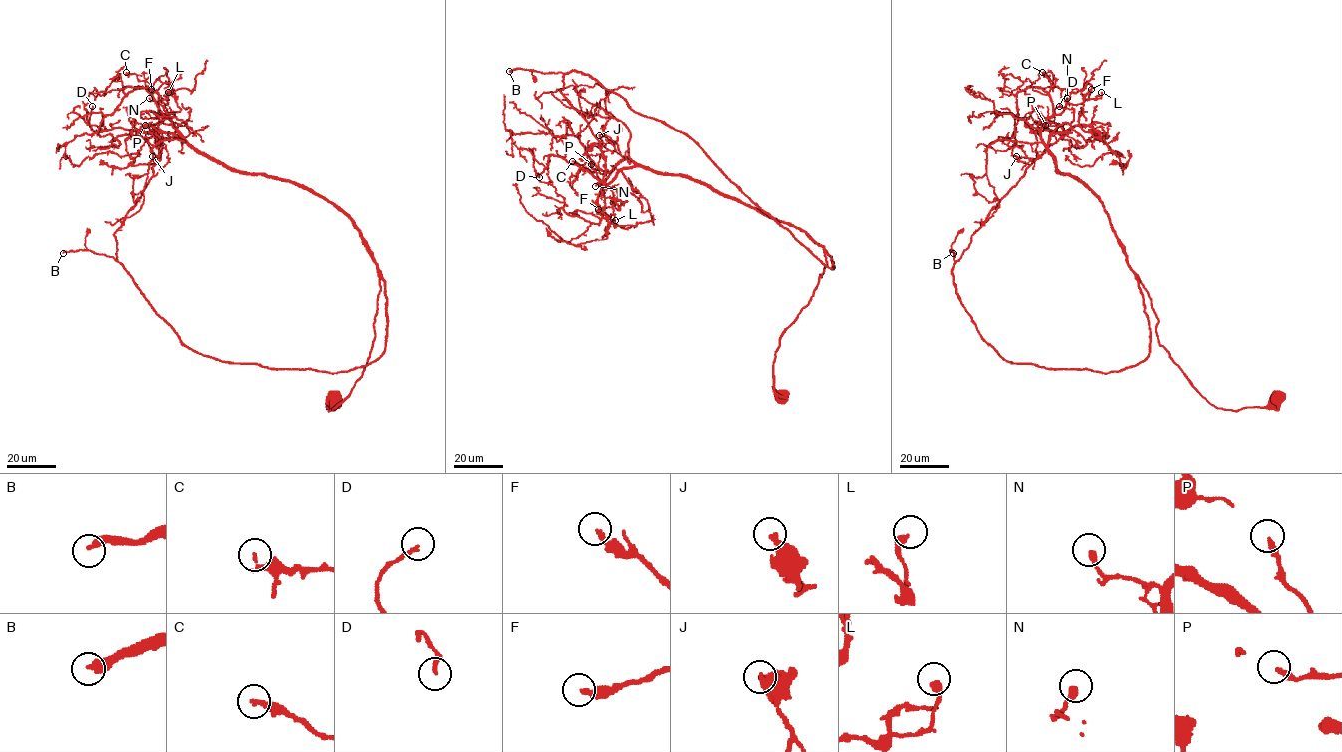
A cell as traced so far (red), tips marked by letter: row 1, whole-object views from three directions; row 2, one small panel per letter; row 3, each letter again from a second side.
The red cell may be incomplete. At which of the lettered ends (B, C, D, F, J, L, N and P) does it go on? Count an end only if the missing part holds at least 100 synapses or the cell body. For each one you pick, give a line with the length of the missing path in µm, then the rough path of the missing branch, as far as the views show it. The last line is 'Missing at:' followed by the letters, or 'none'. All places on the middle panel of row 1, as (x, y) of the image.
B: 150 µm
Missing at: B

